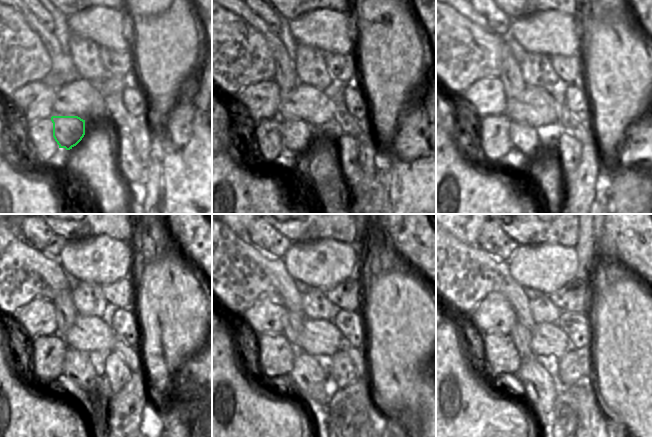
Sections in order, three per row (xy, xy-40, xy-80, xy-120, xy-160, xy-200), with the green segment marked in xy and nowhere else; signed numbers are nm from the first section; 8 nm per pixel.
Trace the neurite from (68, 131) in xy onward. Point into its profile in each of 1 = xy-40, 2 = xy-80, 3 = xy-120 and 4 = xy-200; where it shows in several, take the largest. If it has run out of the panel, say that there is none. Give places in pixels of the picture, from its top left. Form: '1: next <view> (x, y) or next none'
1: next xy-40 (295, 134)
2: next xy-80 (527, 139)
3: next xy-120 (85, 368)
4: next xy-200 (540, 379)

